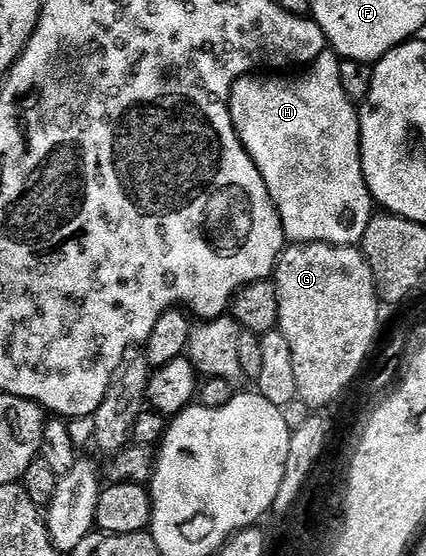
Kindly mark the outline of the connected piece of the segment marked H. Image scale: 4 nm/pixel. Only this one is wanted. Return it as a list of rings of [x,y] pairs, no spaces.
[[[334,52],[323,53],[312,65],[306,66],[300,77],[295,75],[248,75],[238,77],[231,88],[231,118],[233,127],[245,147],[245,151],[253,159],[257,171],[261,171],[261,179],[265,179],[265,187],[269,187],[269,195],[281,215],[283,236],[288,242],[304,245],[350,245],[358,246],[365,235],[365,227],[369,227],[373,216],[371,192],[363,178],[361,163],[361,143],[359,142],[359,109],[356,102],[345,95],[345,87],[341,87],[340,58]]]

